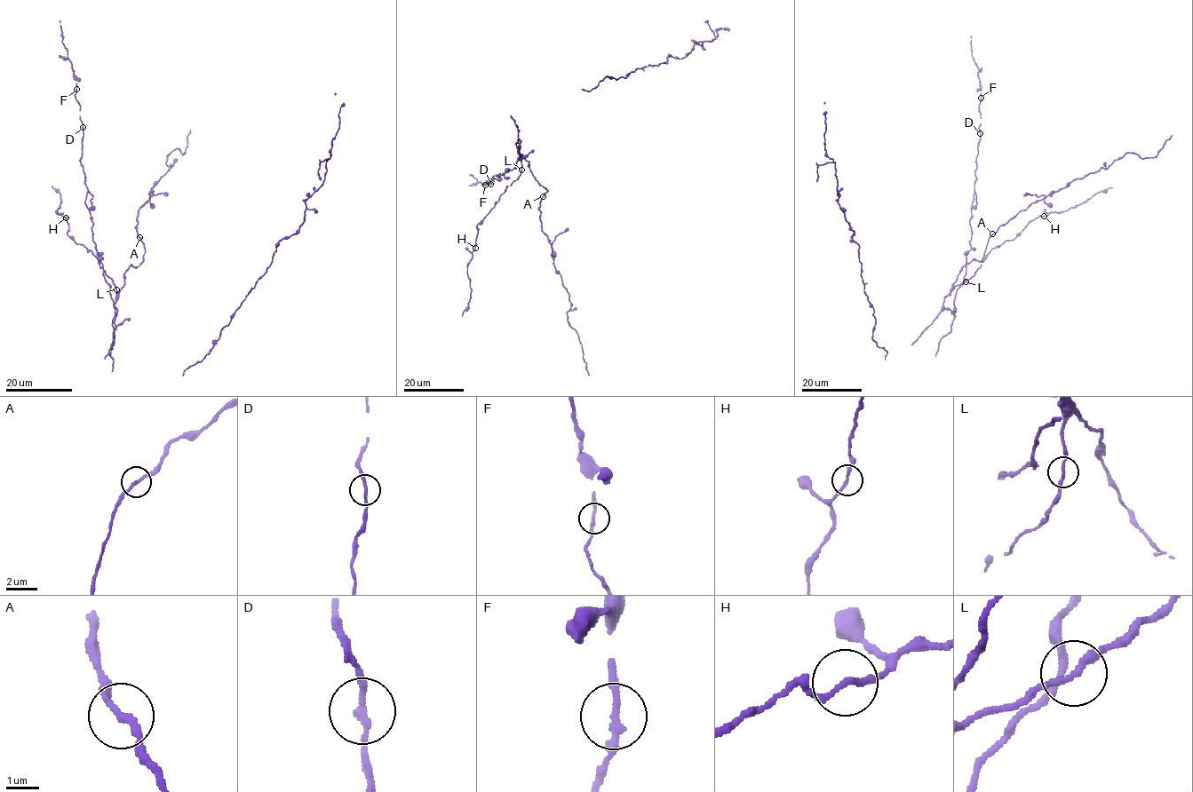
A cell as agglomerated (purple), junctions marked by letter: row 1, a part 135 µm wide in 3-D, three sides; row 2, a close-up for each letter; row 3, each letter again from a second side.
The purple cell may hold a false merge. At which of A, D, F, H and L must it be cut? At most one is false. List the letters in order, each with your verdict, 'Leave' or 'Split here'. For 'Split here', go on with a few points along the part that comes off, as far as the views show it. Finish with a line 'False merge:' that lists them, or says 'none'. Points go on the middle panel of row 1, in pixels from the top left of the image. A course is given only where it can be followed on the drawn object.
A: Leave
D: Leave
F: Leave
H: Leave
L: Leave
False merge: none

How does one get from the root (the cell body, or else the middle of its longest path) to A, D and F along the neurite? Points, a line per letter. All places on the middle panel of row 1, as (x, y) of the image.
A: (514, 120), (520, 140), (519, 152), (528, 162), (534, 178), (548, 190), (543, 196)
D: (514, 120), (520, 140), (520, 156), (515, 168), (503, 175), (494, 175), (495, 178), (488, 180), (490, 184)
F: (514, 120), (520, 156), (515, 168), (494, 175), (488, 180), (491, 185), (485, 185)

